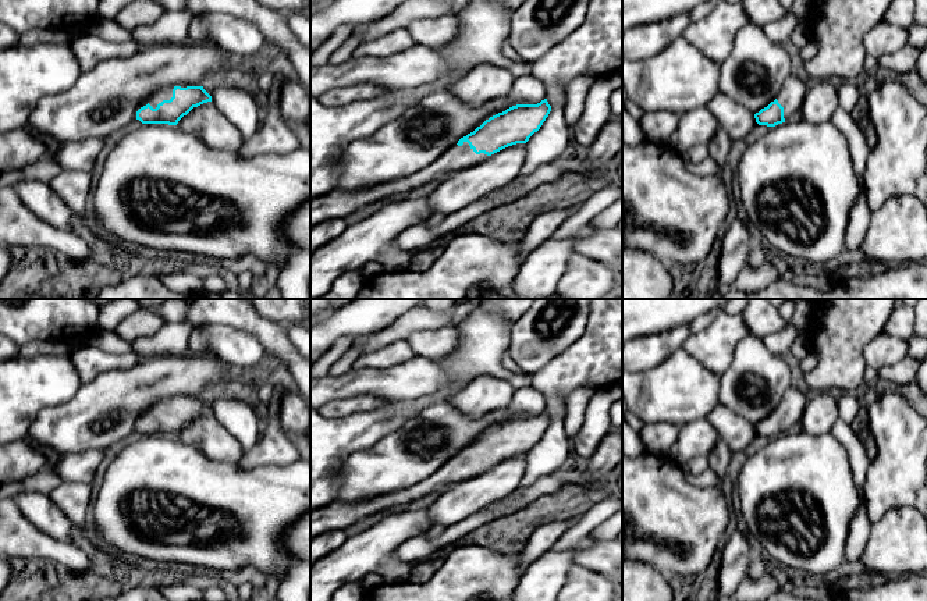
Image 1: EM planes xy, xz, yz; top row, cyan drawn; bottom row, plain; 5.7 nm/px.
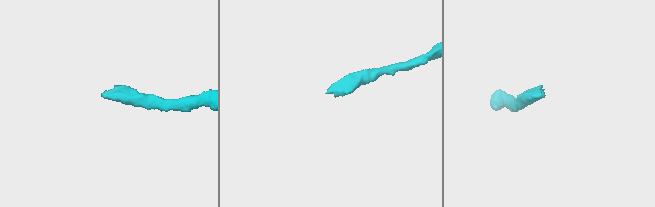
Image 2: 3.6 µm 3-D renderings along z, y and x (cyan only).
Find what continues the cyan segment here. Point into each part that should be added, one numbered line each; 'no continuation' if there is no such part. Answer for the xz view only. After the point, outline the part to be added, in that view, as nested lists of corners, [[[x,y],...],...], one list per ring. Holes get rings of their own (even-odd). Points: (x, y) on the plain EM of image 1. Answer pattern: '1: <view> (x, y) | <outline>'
1: xz (338, 515) | [[[468,454],[454,456],[437,472],[411,488],[401,492],[379,495],[360,501],[335,501],[323,509],[310,511],[310,538],[333,530],[344,530],[365,516],[370,516],[384,508],[408,504],[429,495],[433,491],[451,487],[452,484],[475,477],[489,467],[476,466]]]

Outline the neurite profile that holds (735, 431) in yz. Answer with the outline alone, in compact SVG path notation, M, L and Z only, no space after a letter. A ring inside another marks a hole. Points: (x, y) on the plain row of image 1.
M718 403L706 417L732 454L746 451L757 437L754 426Z

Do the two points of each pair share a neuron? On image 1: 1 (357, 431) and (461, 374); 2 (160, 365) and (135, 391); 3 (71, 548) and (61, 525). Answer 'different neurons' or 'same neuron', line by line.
1: same neuron
2: same neuron
3: different neurons

